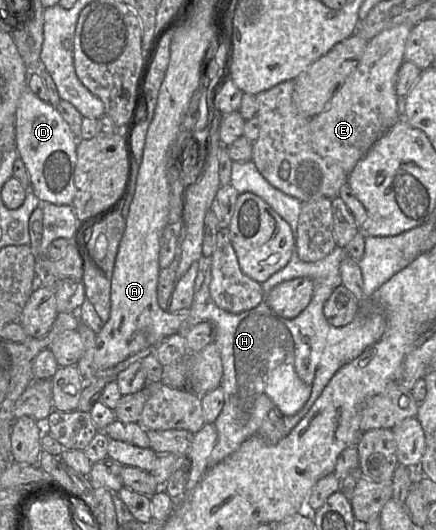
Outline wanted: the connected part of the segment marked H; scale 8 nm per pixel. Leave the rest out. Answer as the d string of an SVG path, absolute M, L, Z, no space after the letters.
M336 246L333 252L323 260L307 263L301 261L296 250L294 250L289 263L261 284L264 294L267 295L277 285L297 278L308 278L313 282L313 295L309 305L293 319L286 319L277 315L265 301L251 310L237 314L220 309L211 299L209 292L212 276L211 267L207 267L207 271L204 272L205 277L200 289L196 290L194 287L188 327L193 327L204 321L214 325L215 336L213 342L219 348L223 365L220 387L224 392L224 406L213 422L218 438L208 460L208 469L235 452L245 440L252 436L258 436L271 444L275 444L286 437L307 414L334 374L383 336L387 328L386 314L380 303L371 298L367 298L360 303L358 315L344 327L332 326L324 316L324 304L333 291L342 285L340 265L346 256L345 249Z

